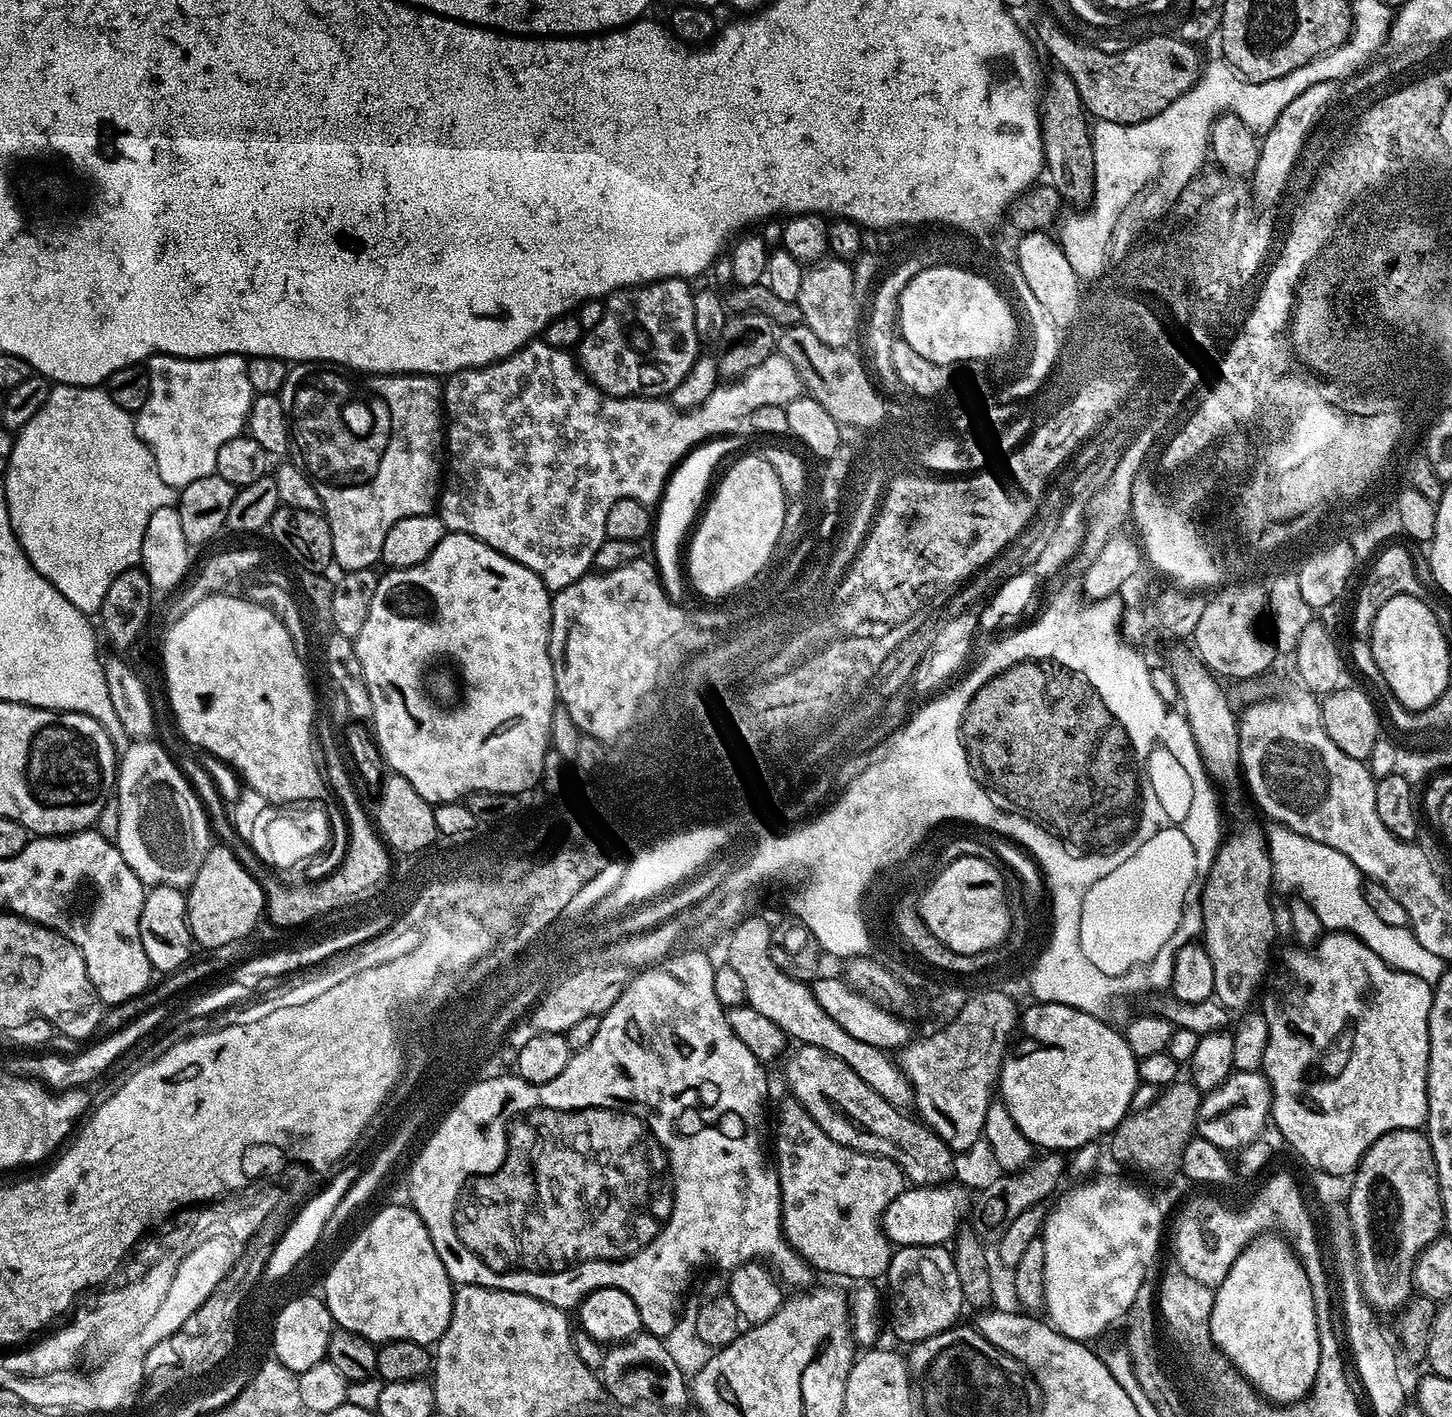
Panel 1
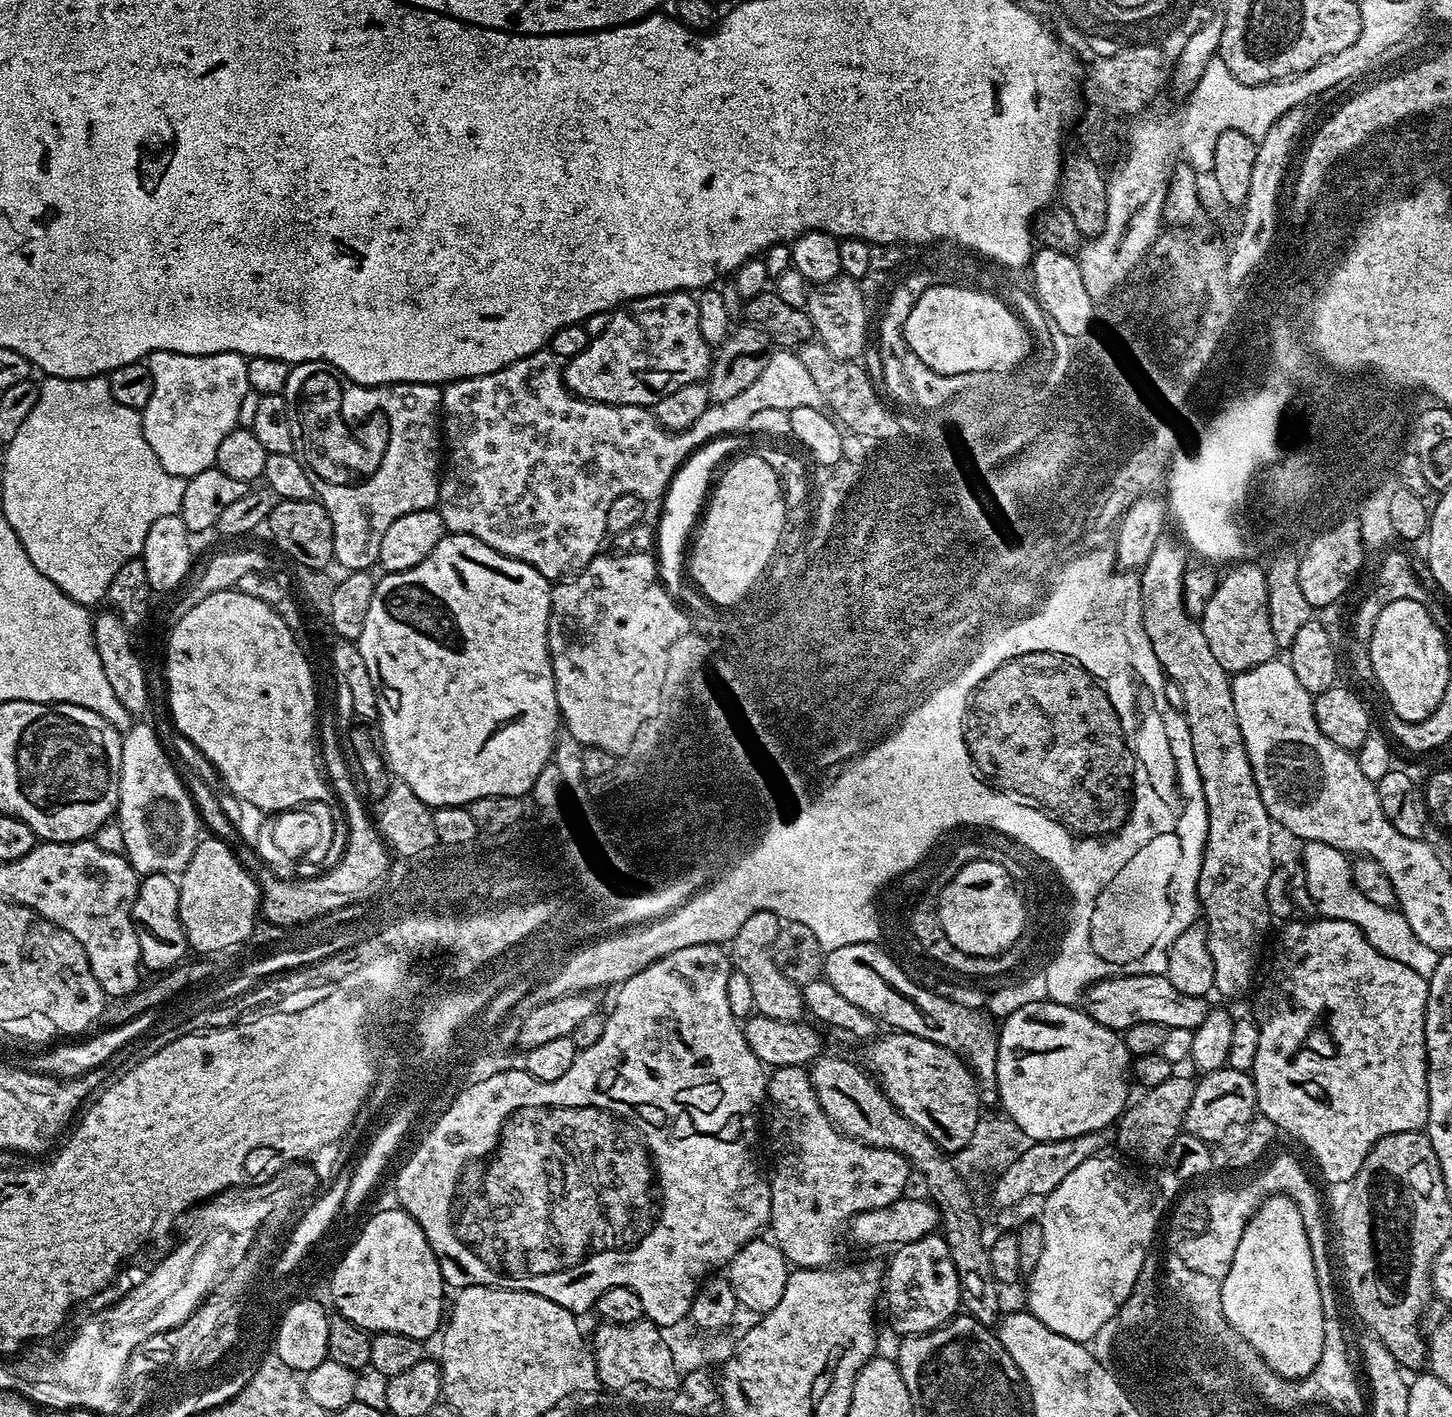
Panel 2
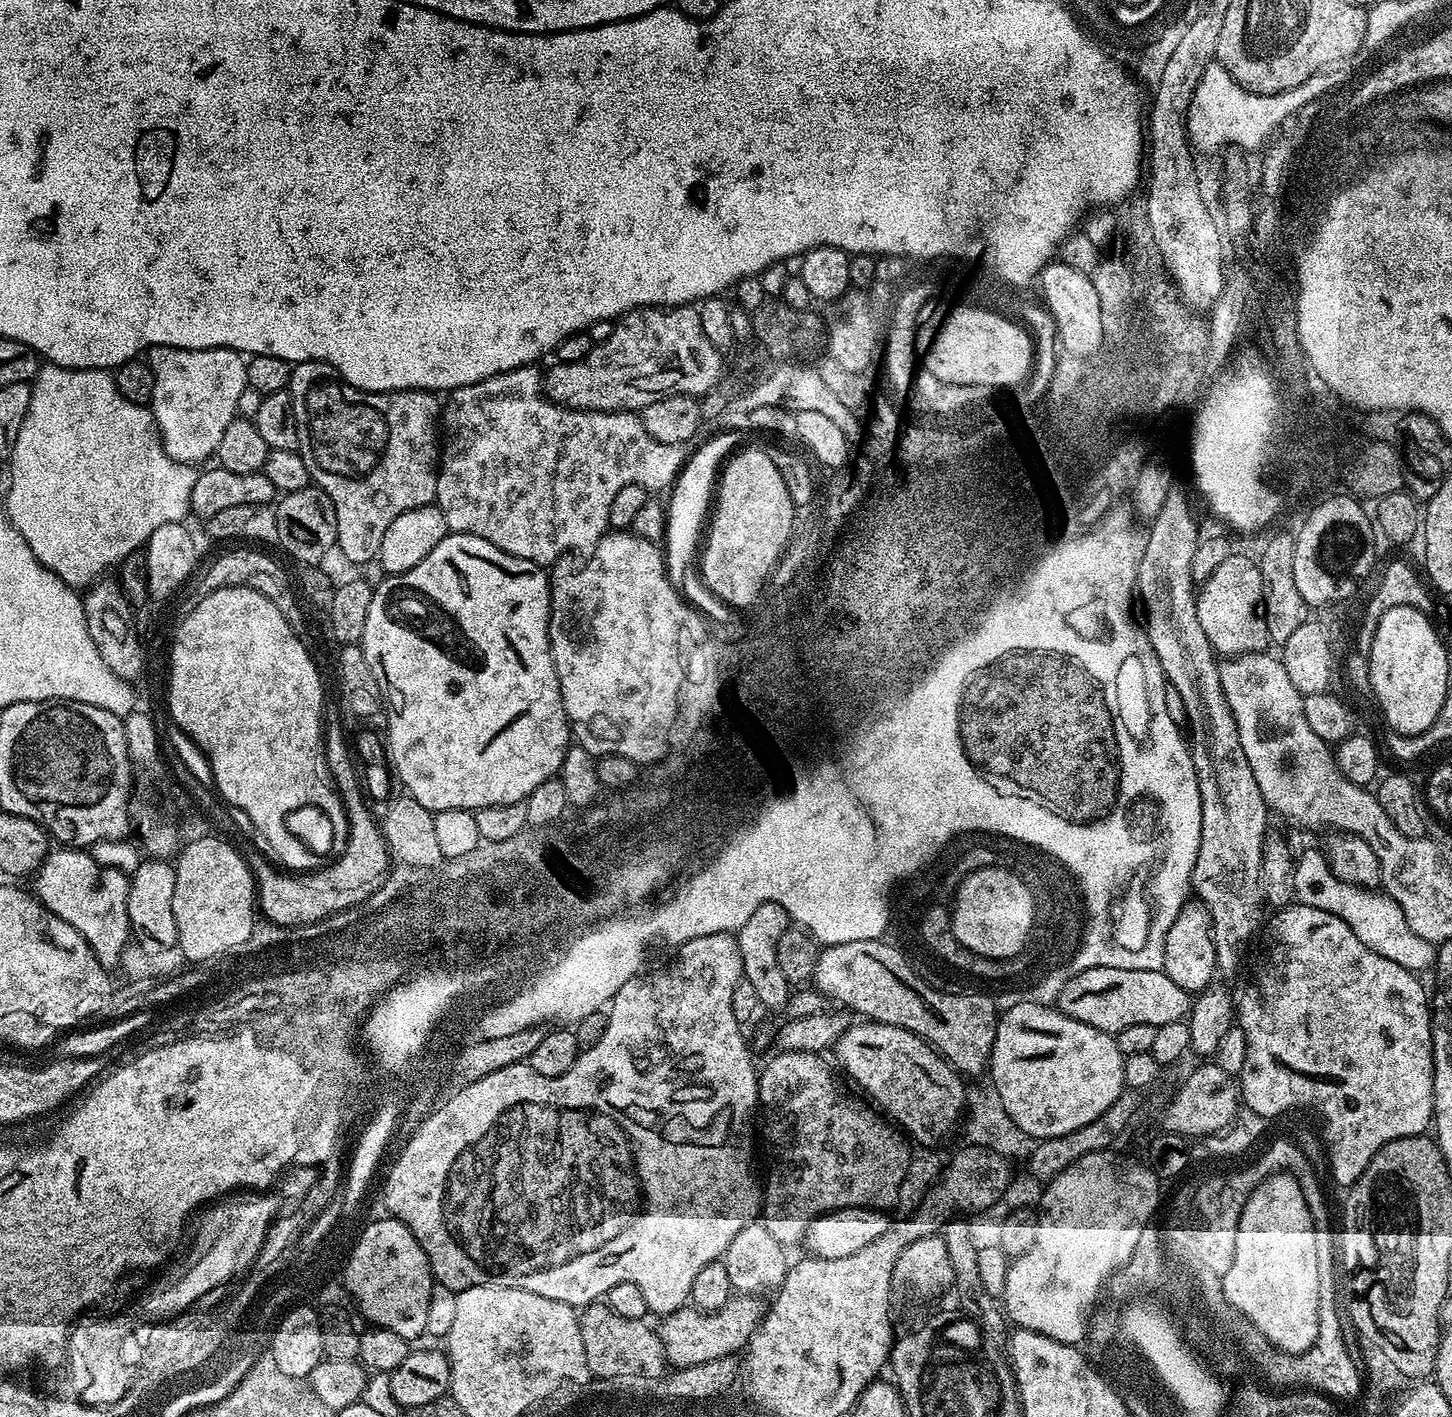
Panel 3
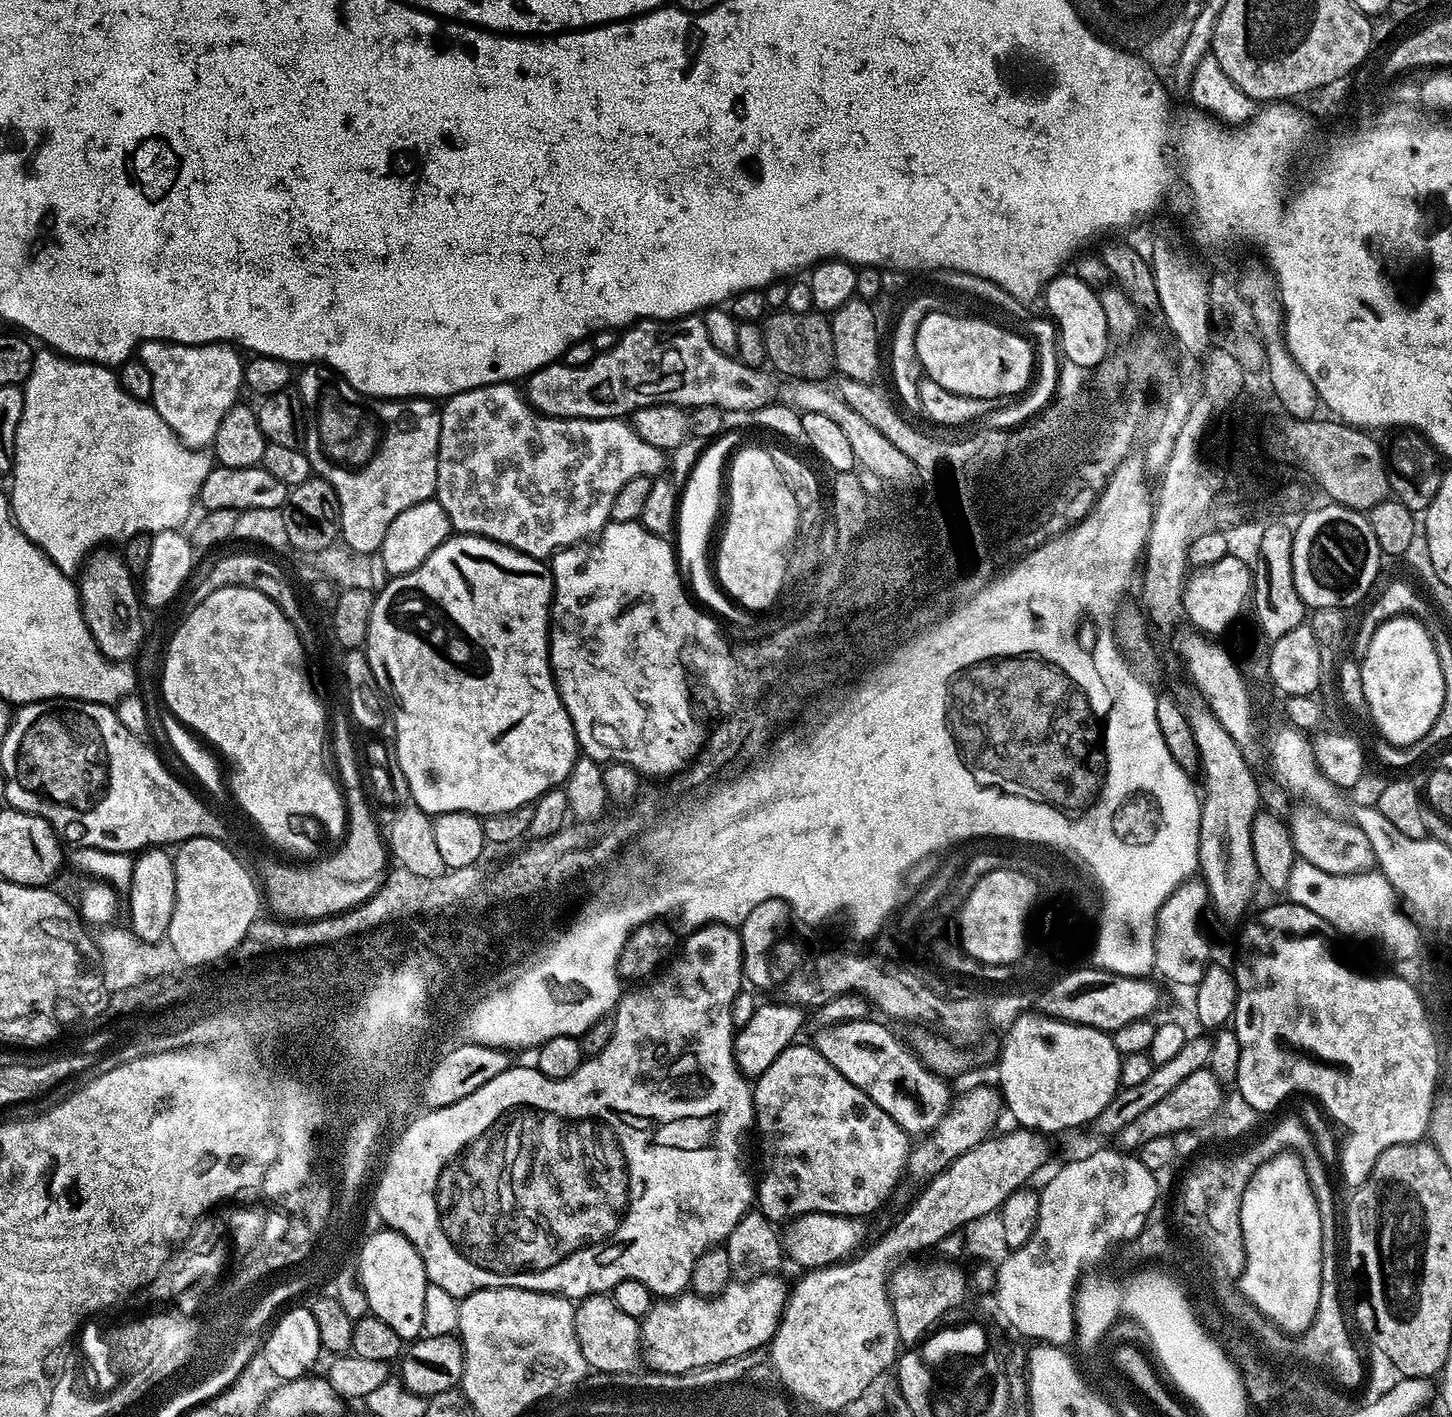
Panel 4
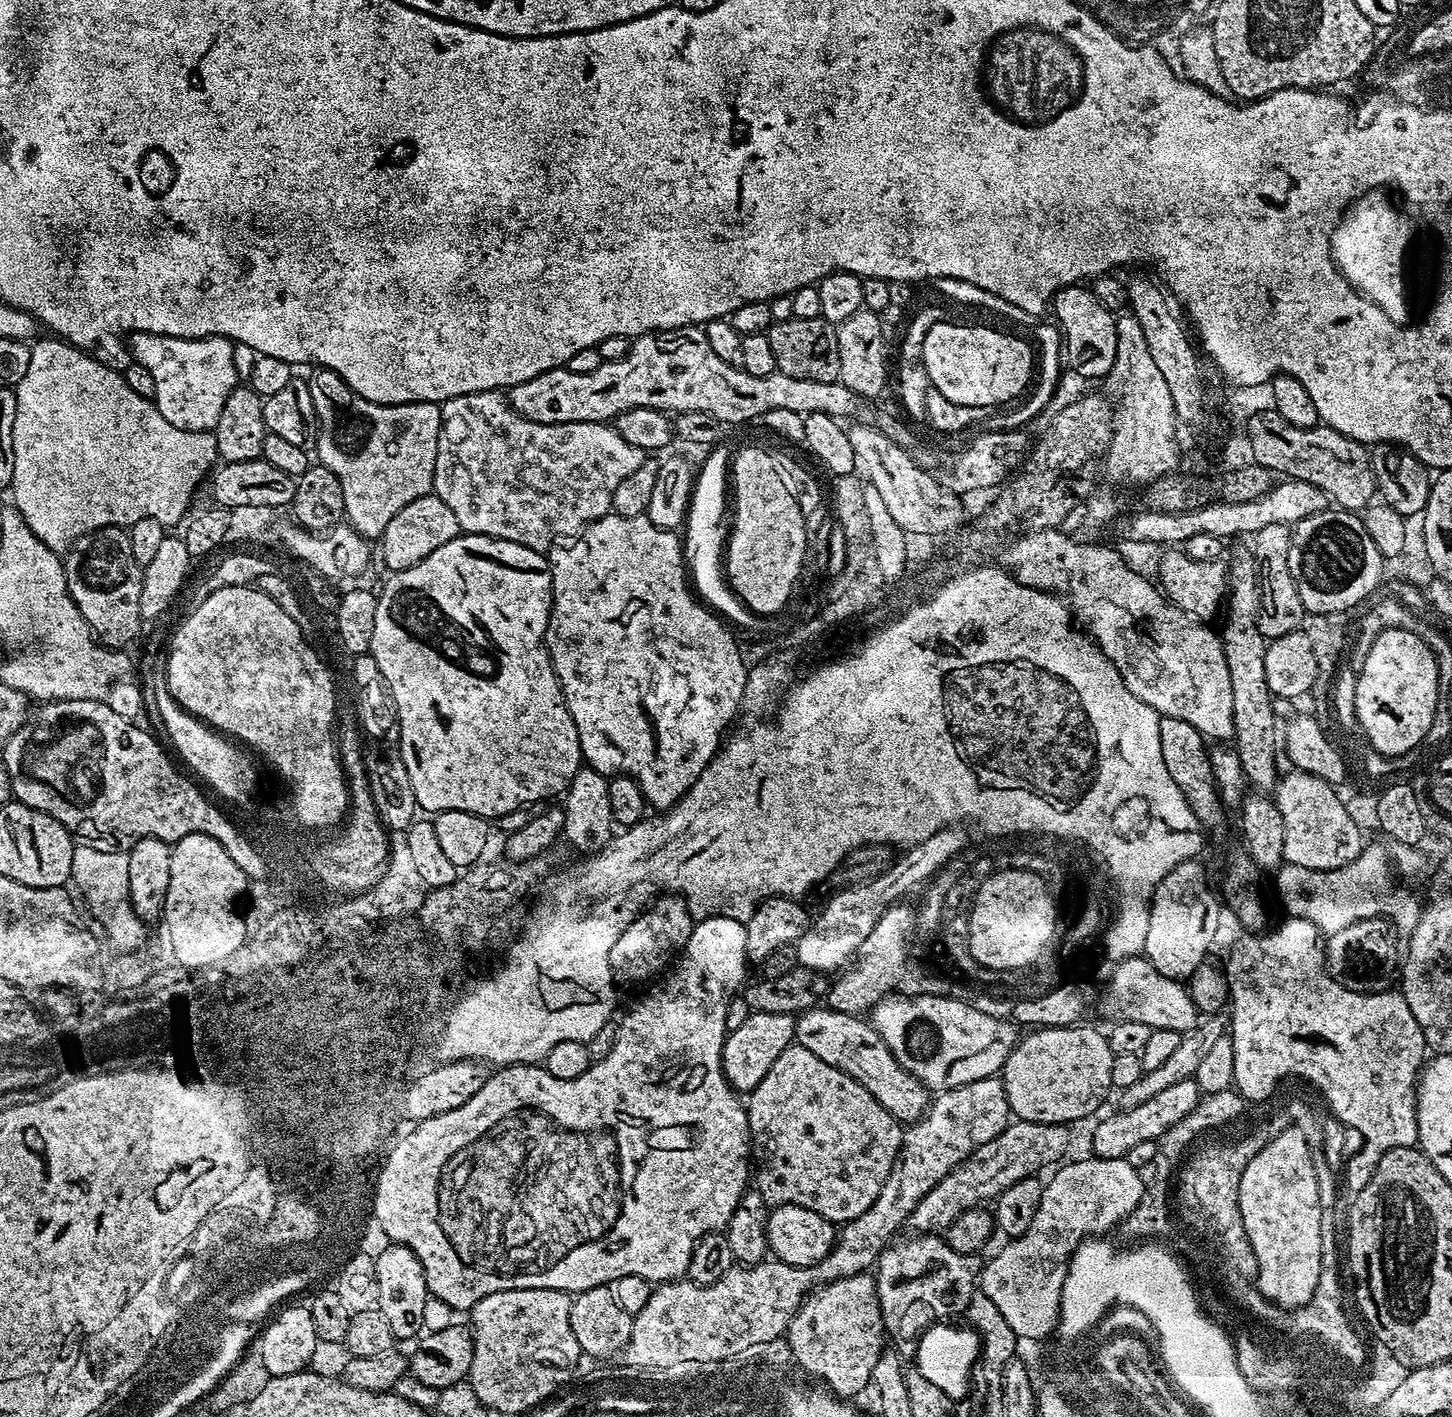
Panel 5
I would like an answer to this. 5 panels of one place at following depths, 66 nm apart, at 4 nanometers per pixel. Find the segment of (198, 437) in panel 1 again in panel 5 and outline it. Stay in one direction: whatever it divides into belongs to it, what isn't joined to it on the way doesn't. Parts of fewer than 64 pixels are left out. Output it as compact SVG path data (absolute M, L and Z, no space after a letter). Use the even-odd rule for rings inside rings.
M137 332L134 340L135 363L146 366L146 370L150 370L153 375L156 383L154 403L162 418L166 418L170 426L178 426L187 432L212 432L218 422L218 414L222 414L222 406L226 406L226 398L238 384L235 352L237 349L233 341L225 336L163 336L153 332Z

